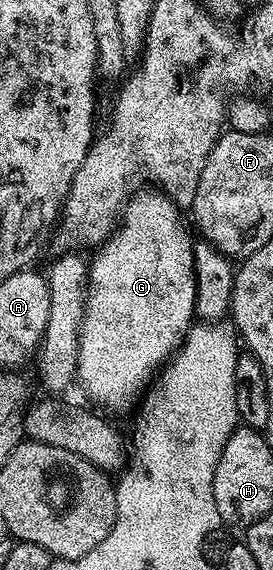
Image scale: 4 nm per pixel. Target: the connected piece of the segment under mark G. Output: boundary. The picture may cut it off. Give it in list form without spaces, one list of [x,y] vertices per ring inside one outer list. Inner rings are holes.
[[[132,195],[128,199],[121,223],[103,241],[99,257],[89,266],[87,310],[79,332],[77,380],[91,392],[112,392],[115,396],[138,393],[182,343],[196,319],[195,244],[179,217],[180,209],[166,196],[155,195]]]

